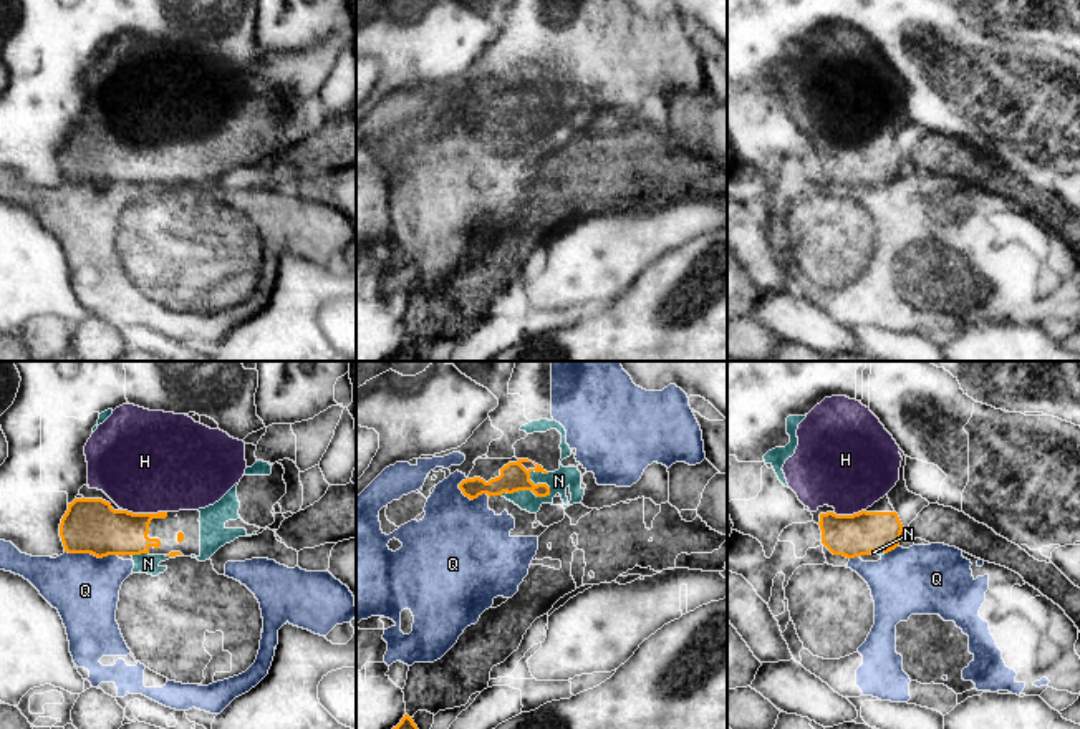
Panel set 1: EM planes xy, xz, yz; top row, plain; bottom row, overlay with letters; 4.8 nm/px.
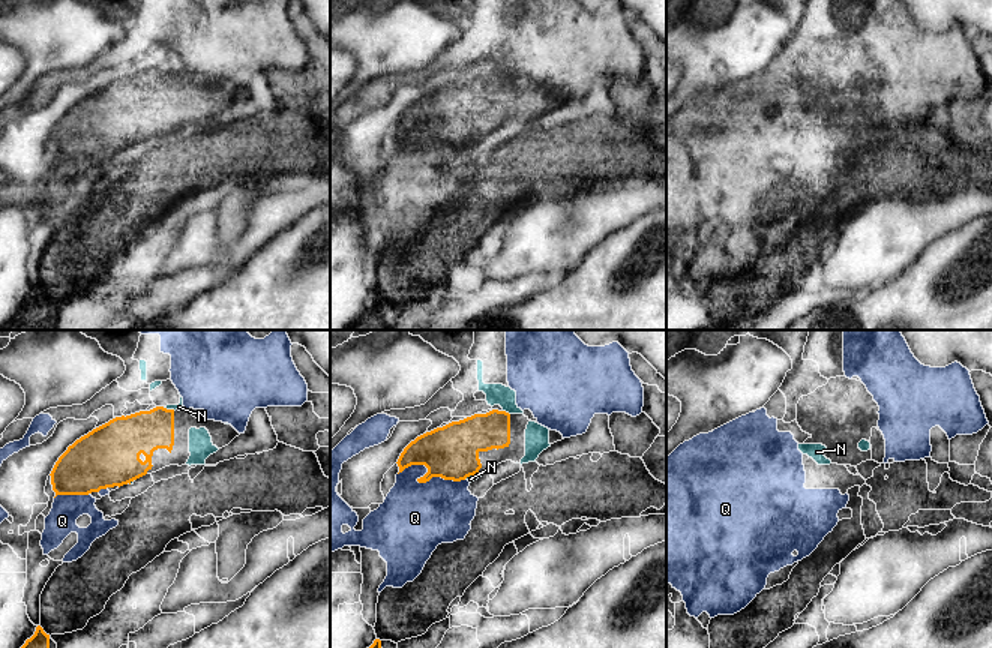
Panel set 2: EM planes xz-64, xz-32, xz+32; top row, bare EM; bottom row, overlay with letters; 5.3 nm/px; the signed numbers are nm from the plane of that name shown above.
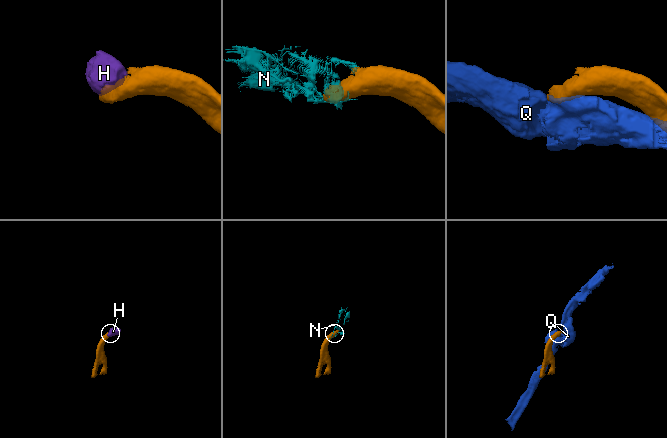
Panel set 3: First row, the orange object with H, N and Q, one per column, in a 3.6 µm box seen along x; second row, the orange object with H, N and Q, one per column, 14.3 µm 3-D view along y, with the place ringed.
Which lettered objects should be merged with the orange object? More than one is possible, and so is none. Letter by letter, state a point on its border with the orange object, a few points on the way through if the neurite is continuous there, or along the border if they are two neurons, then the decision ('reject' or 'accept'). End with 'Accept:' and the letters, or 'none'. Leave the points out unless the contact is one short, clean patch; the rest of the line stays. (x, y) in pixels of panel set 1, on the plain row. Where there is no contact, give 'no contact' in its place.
H: xy (144, 143) | accept
N: xz (549, 121) | reject
Q: xy (91, 183) | reject
Accept: H

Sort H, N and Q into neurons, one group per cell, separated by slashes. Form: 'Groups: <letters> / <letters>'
Groups: H / N Q

